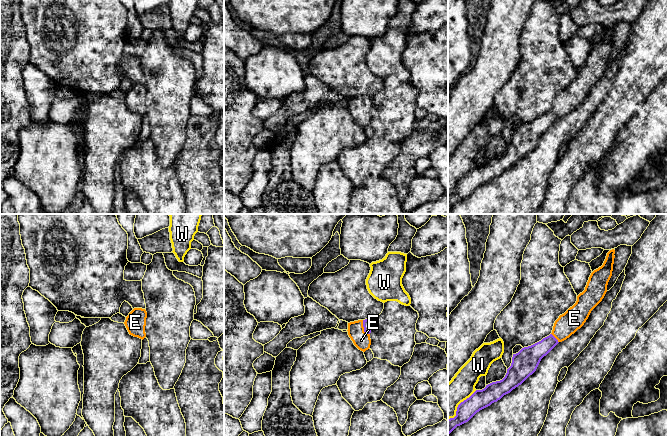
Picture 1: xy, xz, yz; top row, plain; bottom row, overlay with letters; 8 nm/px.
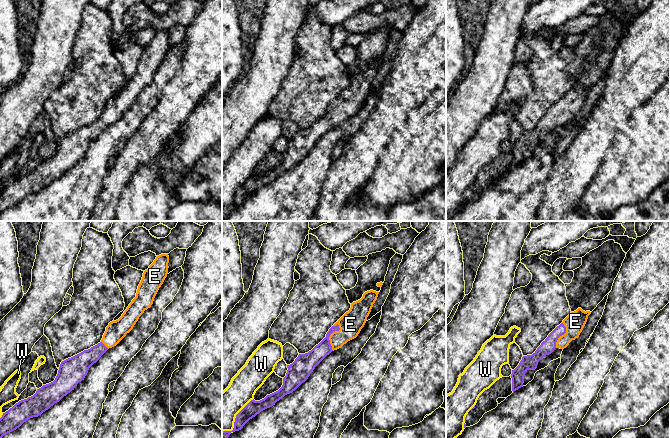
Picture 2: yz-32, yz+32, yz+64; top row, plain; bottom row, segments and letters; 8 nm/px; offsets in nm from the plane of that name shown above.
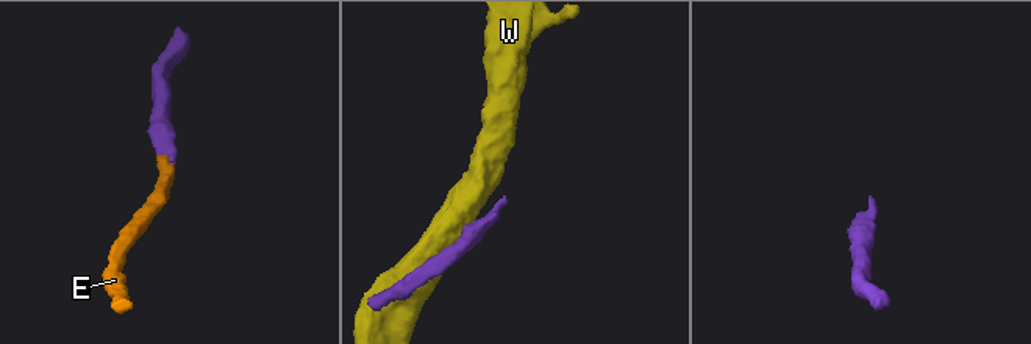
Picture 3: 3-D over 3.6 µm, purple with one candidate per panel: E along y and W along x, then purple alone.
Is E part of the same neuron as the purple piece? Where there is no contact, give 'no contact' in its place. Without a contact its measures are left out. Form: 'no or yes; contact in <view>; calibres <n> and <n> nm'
yes; contact in xz; calibres 80 and 140 nm

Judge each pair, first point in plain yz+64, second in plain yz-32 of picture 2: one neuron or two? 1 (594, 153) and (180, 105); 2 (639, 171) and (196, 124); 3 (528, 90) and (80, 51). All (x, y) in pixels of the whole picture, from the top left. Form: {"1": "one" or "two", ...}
{"1": "one", "2": "one", "3": "one"}

